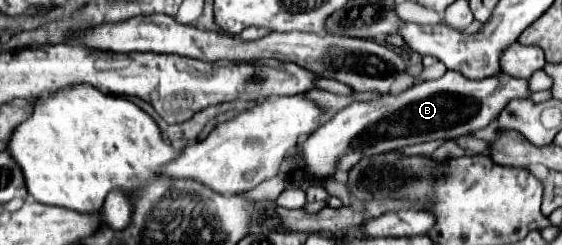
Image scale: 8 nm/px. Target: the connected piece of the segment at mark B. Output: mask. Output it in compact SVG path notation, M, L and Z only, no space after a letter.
M449 70L437 80L417 82L399 94L377 96L367 102L355 100L305 140L301 168L311 176L325 178L333 176L337 170L347 172L363 156L375 156L429 140L471 134L489 126L509 100L525 98L527 94L527 80L507 74L483 80L467 80L463 74Z

